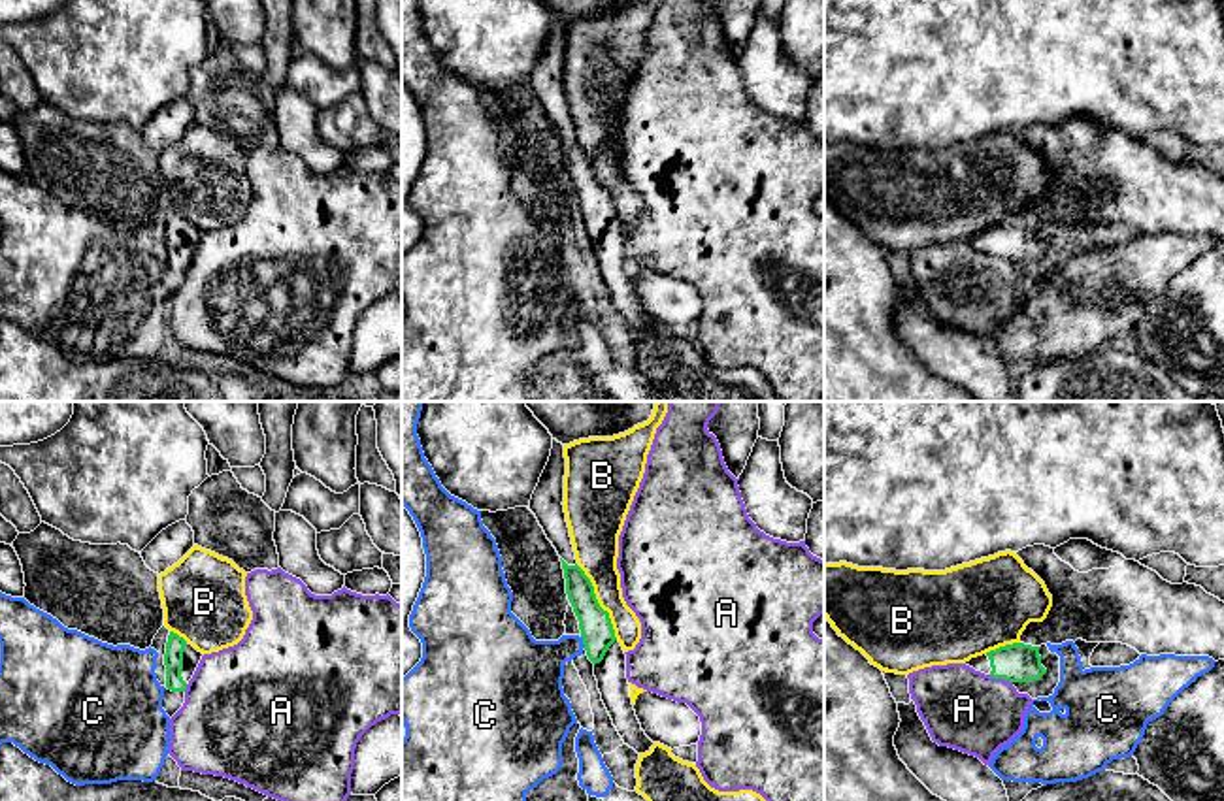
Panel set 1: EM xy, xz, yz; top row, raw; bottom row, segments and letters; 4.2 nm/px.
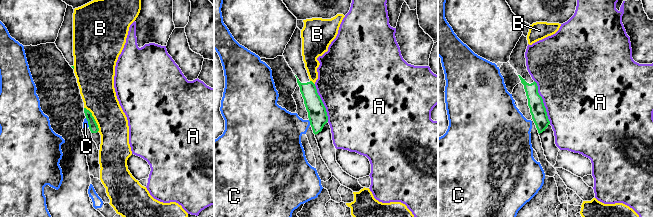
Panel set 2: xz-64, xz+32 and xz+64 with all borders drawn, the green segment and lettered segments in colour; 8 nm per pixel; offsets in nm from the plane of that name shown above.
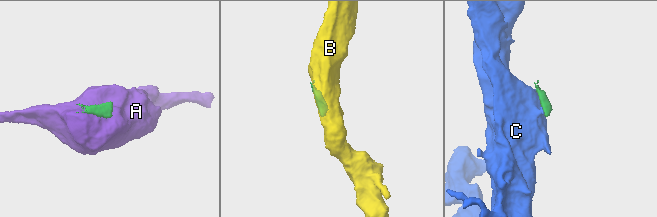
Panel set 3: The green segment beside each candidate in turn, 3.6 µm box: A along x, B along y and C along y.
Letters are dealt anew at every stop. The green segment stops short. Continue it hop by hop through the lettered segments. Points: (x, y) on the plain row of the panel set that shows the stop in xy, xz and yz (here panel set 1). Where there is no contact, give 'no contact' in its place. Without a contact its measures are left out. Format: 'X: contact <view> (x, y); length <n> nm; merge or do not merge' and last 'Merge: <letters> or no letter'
A: contact yz (1000, 255); length 110 nm; do not merge
B: contact xz (596, 179); length 380 nm; do not merge
C: contact xz (583, 219); length 60 nm; do not merge
Merge: no letter

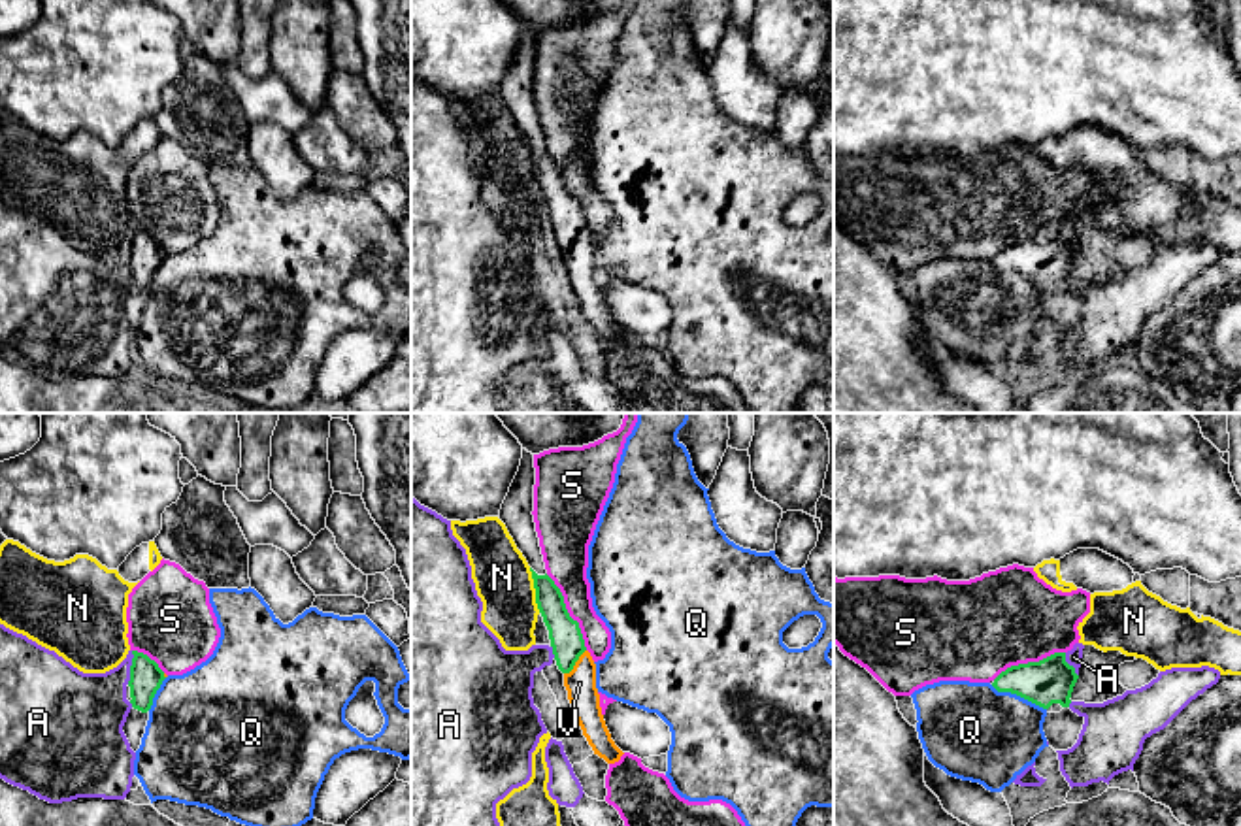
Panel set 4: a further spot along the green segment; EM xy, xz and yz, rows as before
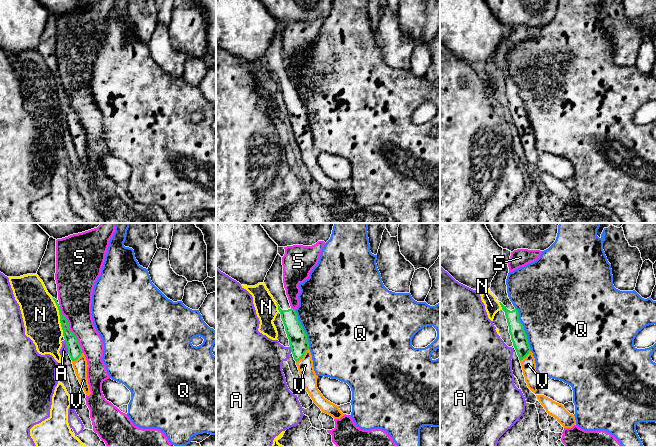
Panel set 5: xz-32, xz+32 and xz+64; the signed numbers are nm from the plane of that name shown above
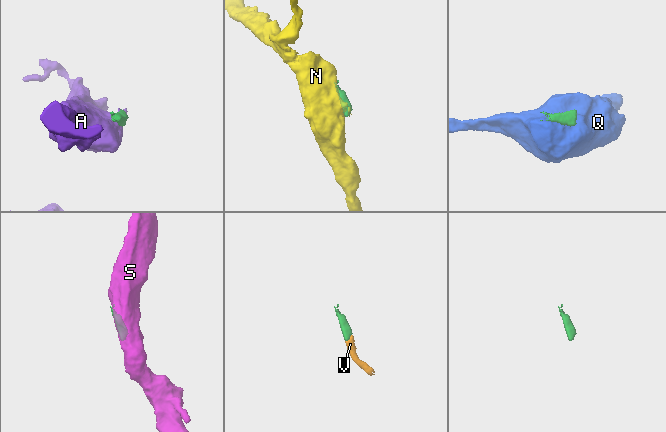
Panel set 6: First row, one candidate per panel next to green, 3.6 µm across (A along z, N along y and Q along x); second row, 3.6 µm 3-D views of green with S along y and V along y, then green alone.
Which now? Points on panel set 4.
A: contact xy (131, 246); length 150 nm; do not merge
N: contact xz (536, 168); length 200 nm; do not merge
Q: contact yz (1019, 272); length 260 nm; do not merge
S: contact xz (566, 189); length 380 nm; do not merge
V: contact xz (576, 238); length 140 nm; merge
Merge: V

